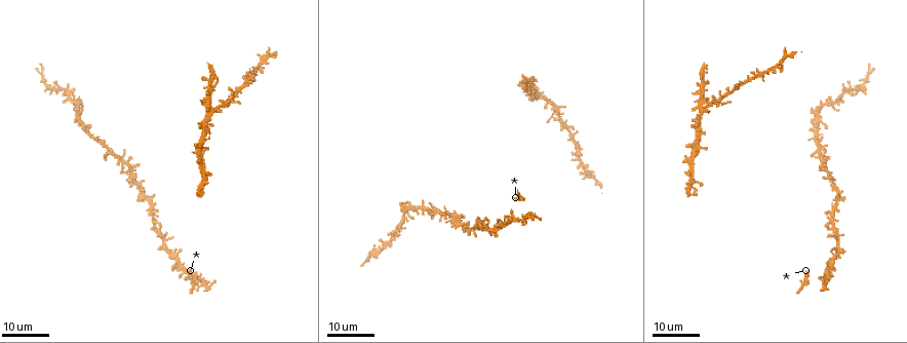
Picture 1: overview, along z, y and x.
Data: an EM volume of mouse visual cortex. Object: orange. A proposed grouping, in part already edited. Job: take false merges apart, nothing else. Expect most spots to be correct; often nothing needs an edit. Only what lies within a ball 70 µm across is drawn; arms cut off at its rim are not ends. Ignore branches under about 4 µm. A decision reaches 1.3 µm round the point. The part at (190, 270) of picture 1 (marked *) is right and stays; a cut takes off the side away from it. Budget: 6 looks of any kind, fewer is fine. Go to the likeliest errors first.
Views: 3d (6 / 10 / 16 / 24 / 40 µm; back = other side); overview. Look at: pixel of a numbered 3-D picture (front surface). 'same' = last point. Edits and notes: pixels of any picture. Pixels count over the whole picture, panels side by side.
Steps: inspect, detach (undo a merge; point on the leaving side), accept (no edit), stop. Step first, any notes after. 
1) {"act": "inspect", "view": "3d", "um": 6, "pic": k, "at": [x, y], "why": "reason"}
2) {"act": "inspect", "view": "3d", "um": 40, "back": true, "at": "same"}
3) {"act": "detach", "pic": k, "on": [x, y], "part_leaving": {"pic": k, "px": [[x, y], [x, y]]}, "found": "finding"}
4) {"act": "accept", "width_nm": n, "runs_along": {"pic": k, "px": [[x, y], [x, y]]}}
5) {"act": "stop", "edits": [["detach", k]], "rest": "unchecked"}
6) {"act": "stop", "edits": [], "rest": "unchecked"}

{"act": "inspect", "view": "3d", "um": 16, "pic": 1, "at": [827, 273]}

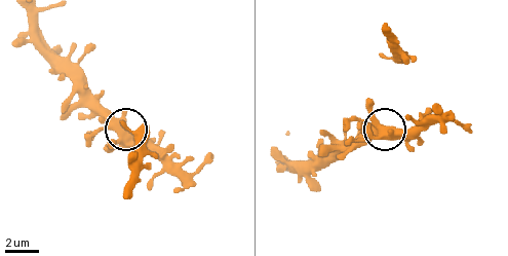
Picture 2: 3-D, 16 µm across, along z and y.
{"act": "inspect", "view": "3d", "um": 10, "at": "same"}

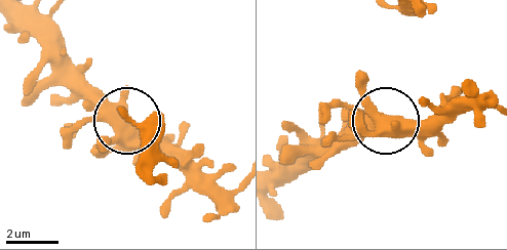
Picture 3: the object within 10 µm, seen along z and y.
{"act": "accept", "found": "one neuron here"}

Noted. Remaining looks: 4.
{"act": "inspect", "view": "3d", "um": 16, "pic": 1, "at": [868, 74], "why": "three-way junction"}

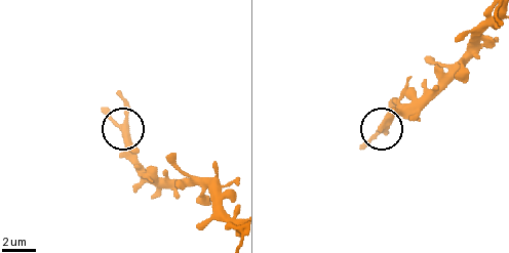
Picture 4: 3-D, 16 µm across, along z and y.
{"act": "inspect", "view": "3d", "um": 6, "pic": 4, "at": [126, 130]}

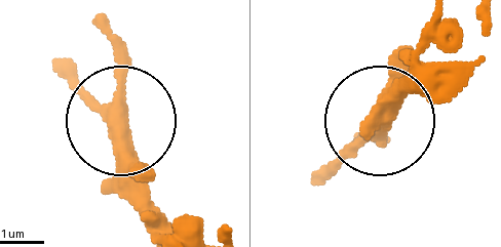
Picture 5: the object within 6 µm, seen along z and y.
{"act": "accept", "found": "all the same neuron"}

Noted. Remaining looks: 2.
{"act": "inspect", "view": "3d", "um": 16, "pic": 1, "at": [131, 165], "why": "four or more arms meet"}

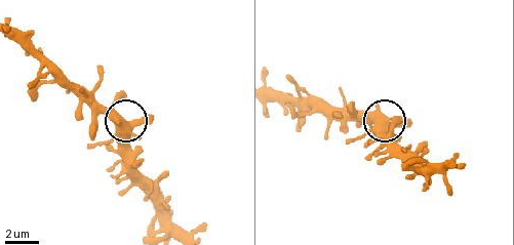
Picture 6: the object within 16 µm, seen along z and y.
{"act": "inspect", "view": "3d", "um": 10, "pic": 6, "at": [126, 123]}

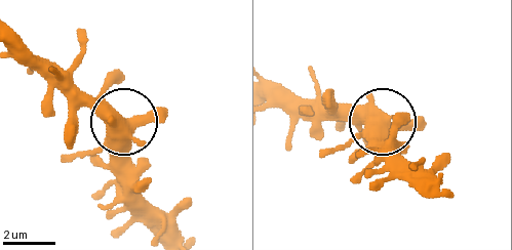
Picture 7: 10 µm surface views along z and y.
{"act": "accept", "arms": 4, "found": "all the same neuron"}

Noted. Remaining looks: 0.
{"act": "stop", "edits": [], "rest": "unchecked"}

